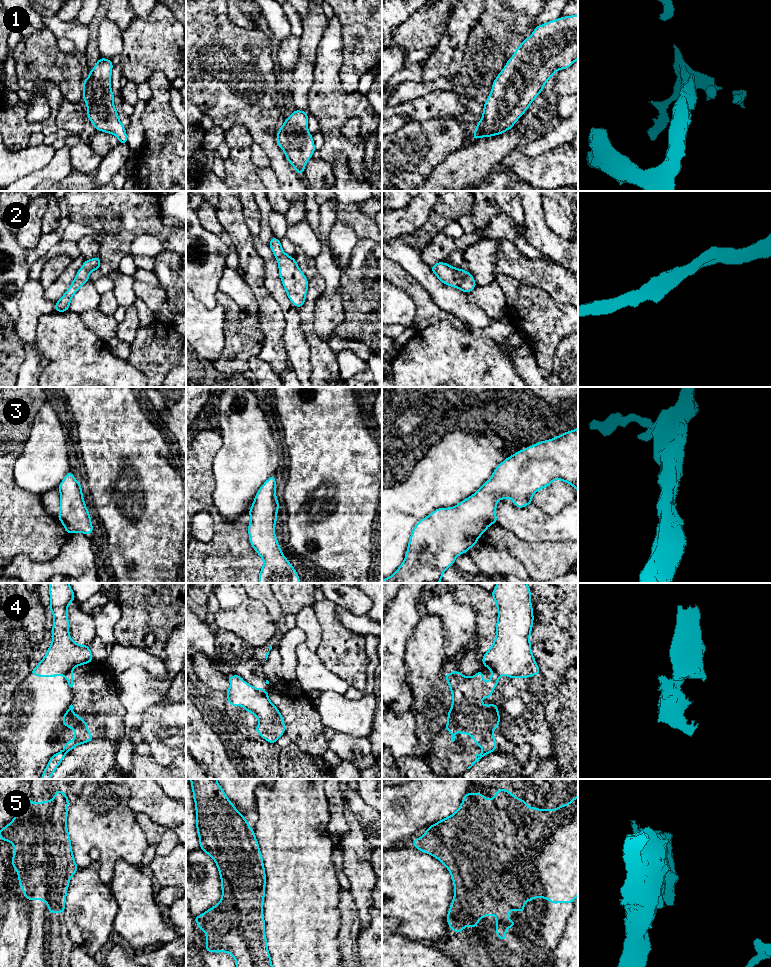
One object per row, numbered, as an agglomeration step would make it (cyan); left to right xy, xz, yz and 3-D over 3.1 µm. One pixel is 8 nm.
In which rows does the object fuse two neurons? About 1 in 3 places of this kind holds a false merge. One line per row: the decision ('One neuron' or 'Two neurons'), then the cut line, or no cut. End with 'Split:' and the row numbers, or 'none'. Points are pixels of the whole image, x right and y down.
1: One neuron. No split
2: One neuron. No split
3: One neuron. No split
4: Two neurons. Split along yz (492, 669), (499, 677)
5: One neuron. No split
Split: 4

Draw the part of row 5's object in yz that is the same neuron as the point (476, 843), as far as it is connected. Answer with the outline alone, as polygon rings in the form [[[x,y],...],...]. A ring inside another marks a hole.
[[[497,789],[496,795],[492,799],[486,799],[483,793],[466,793],[463,802],[455,813],[440,820],[436,824],[430,825],[429,828],[425,830],[424,836],[422,838],[415,838],[412,845],[422,852],[436,857],[450,872],[454,883],[454,898],[450,905],[446,921],[449,923],[450,930],[458,934],[463,931],[466,925],[471,929],[478,926],[481,917],[485,918],[487,915],[495,915],[496,935],[501,941],[505,941],[506,930],[509,927],[516,926],[516,922],[508,918],[509,911],[518,910],[523,913],[525,911],[524,903],[537,897],[549,899],[551,904],[556,904],[574,903],[575,898],[578,896],[578,794],[571,802],[558,806],[552,811],[550,809],[529,807],[524,800],[515,797],[507,789]]]

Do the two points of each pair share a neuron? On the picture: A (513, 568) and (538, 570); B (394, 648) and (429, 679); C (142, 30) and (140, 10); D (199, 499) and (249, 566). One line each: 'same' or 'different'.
A: different
B: different
C: different
D: same

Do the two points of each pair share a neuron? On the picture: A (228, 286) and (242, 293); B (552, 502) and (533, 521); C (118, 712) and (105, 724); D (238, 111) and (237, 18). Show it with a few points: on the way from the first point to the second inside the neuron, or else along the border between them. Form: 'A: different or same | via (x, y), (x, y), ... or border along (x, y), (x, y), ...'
A: same | via (231, 286), (234, 286), (239, 291)
B: different | border along (532, 502), (548, 514), (555, 514), (566, 506)
C: same | via (115, 714), (108, 721)
D: different | border along (228, 11), (228, 17), (237, 25), (256, 28)

